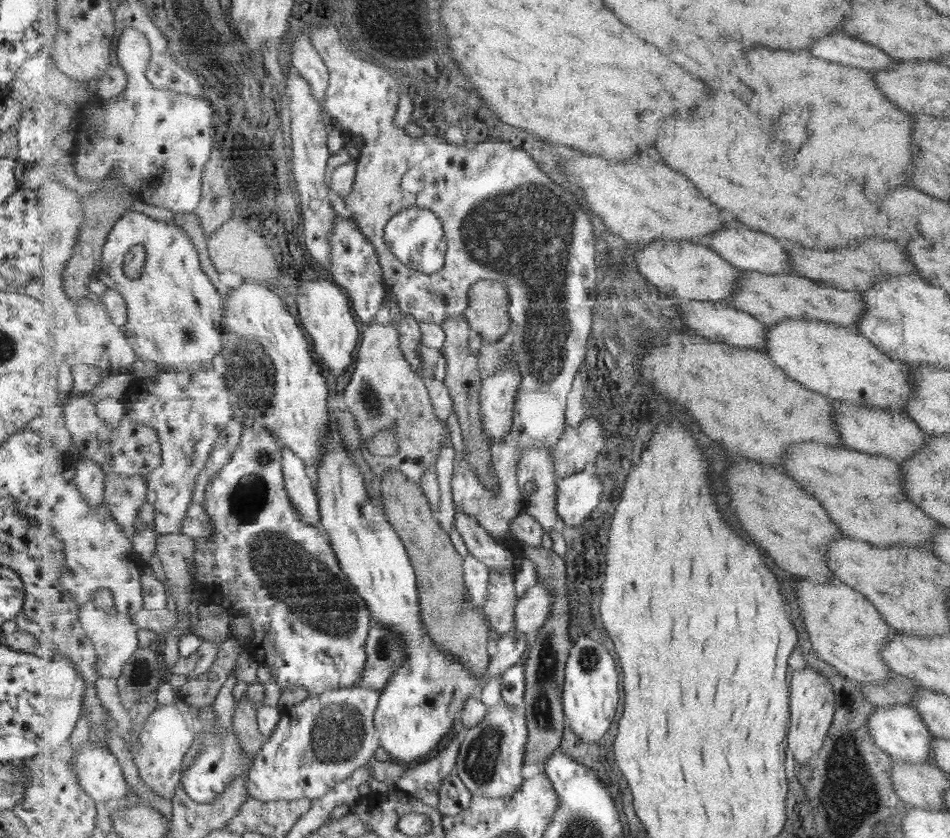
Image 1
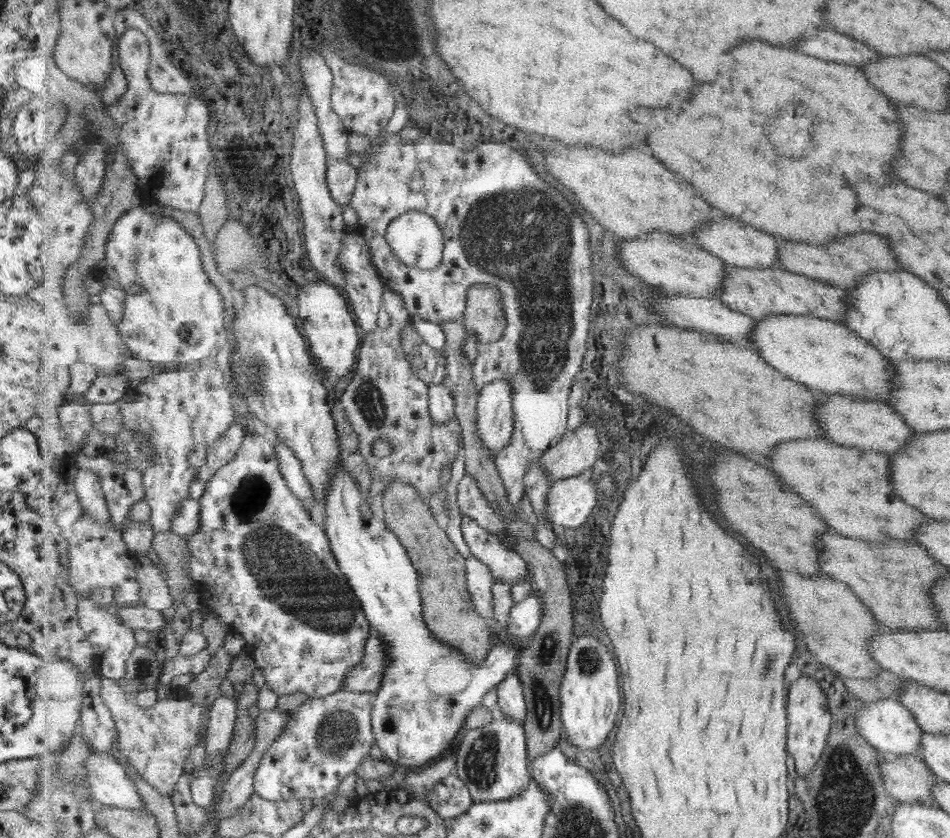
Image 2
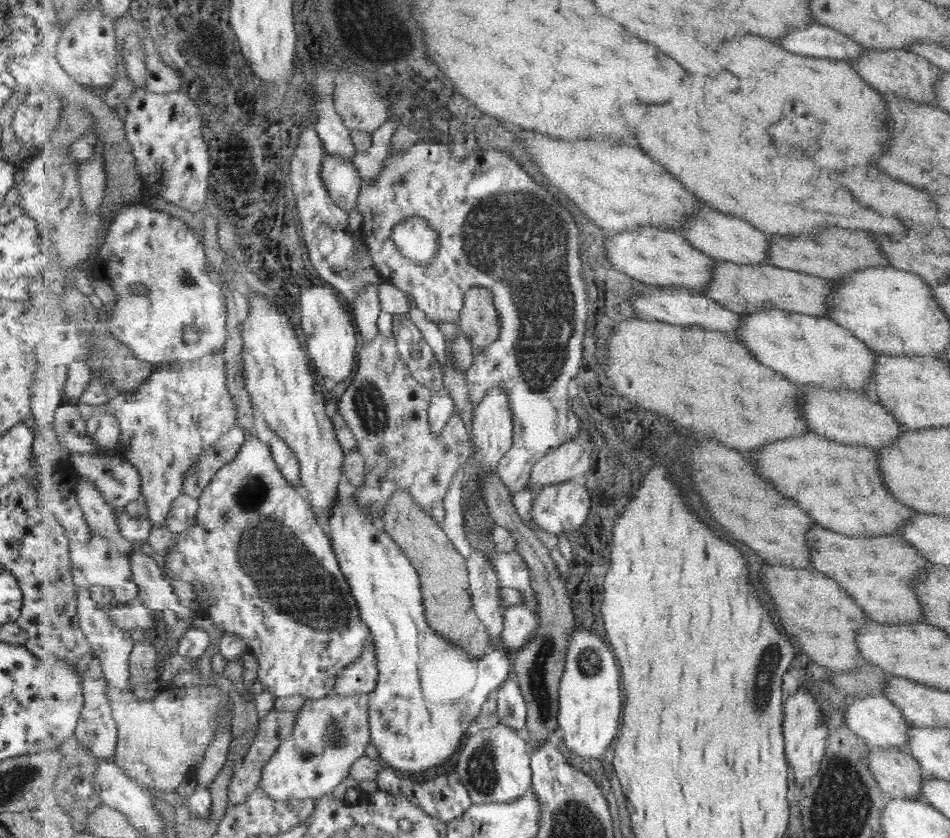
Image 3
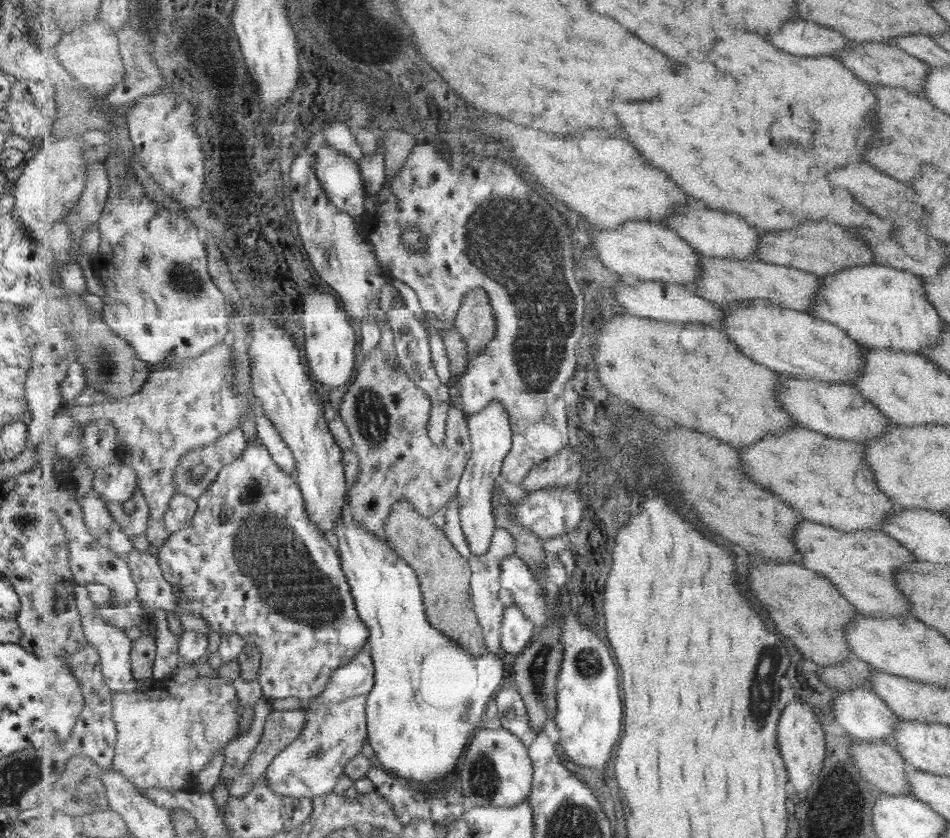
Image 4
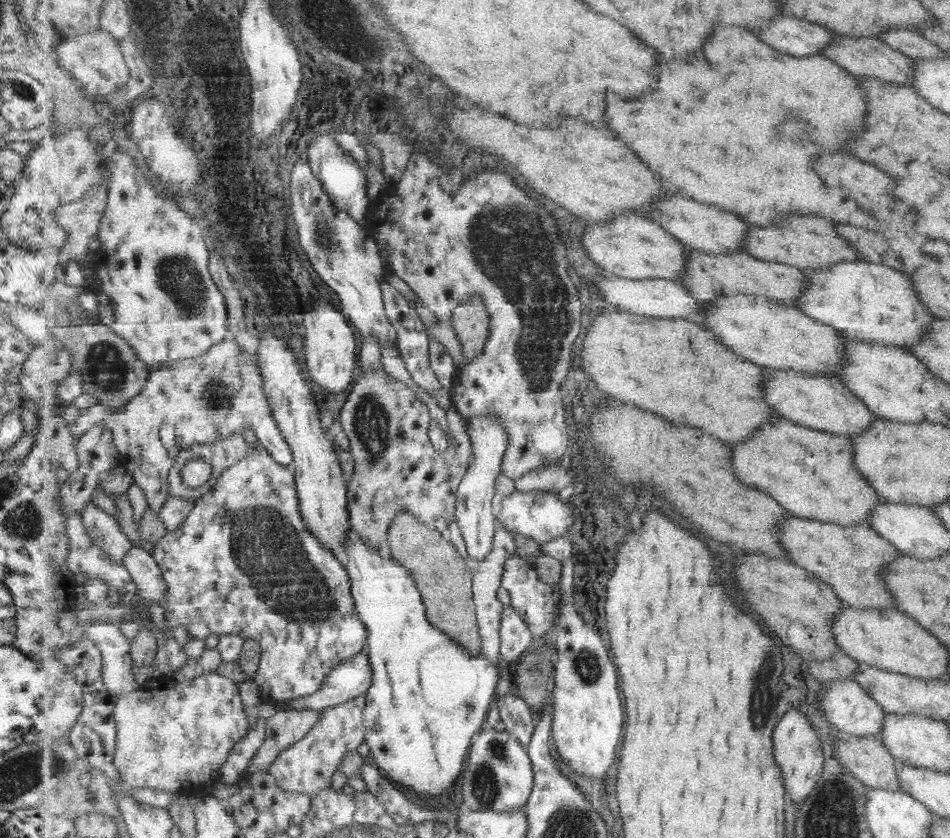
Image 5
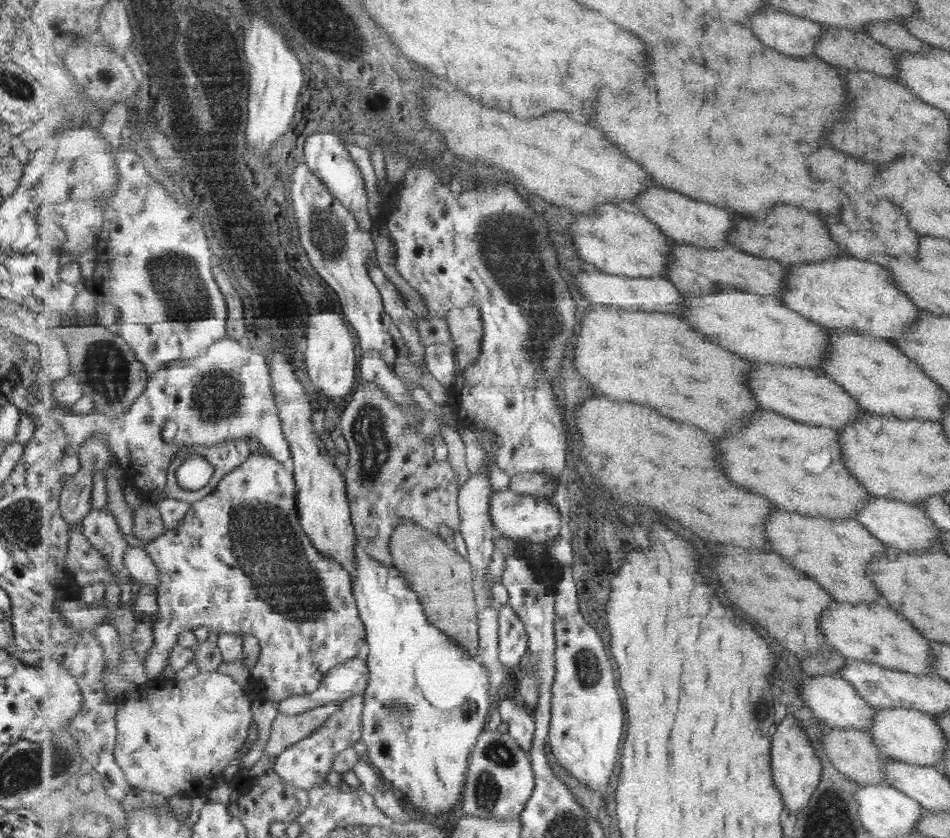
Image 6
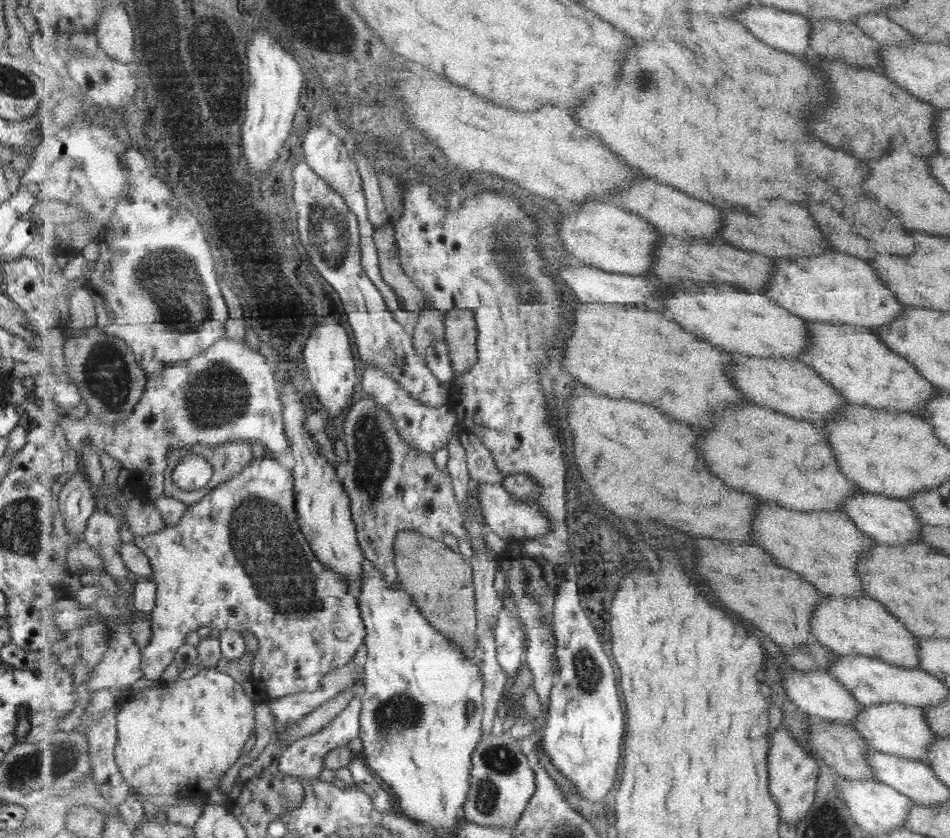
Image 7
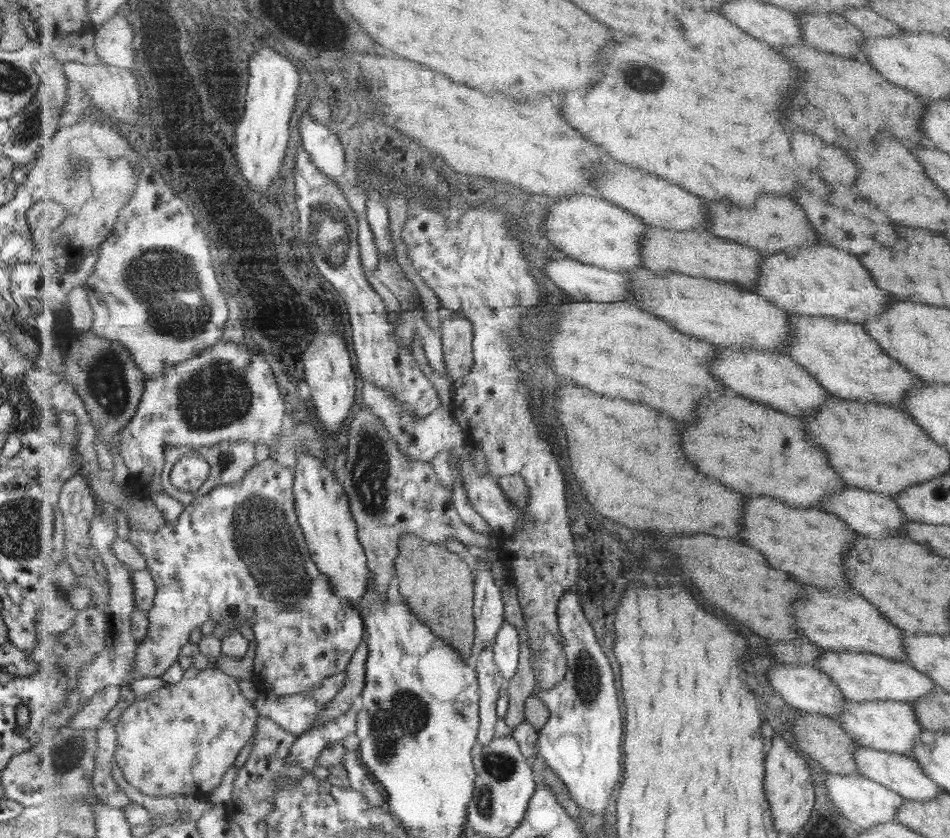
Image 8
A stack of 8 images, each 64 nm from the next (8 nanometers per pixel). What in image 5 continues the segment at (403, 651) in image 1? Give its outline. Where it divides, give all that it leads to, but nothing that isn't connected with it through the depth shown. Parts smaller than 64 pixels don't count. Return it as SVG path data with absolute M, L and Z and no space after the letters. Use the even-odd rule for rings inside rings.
M366 644L356 657L336 666L325 677L324 685L319 691L309 696L289 700L288 708L321 711L358 696L365 696L373 685L373 668L369 653L369 647Z

